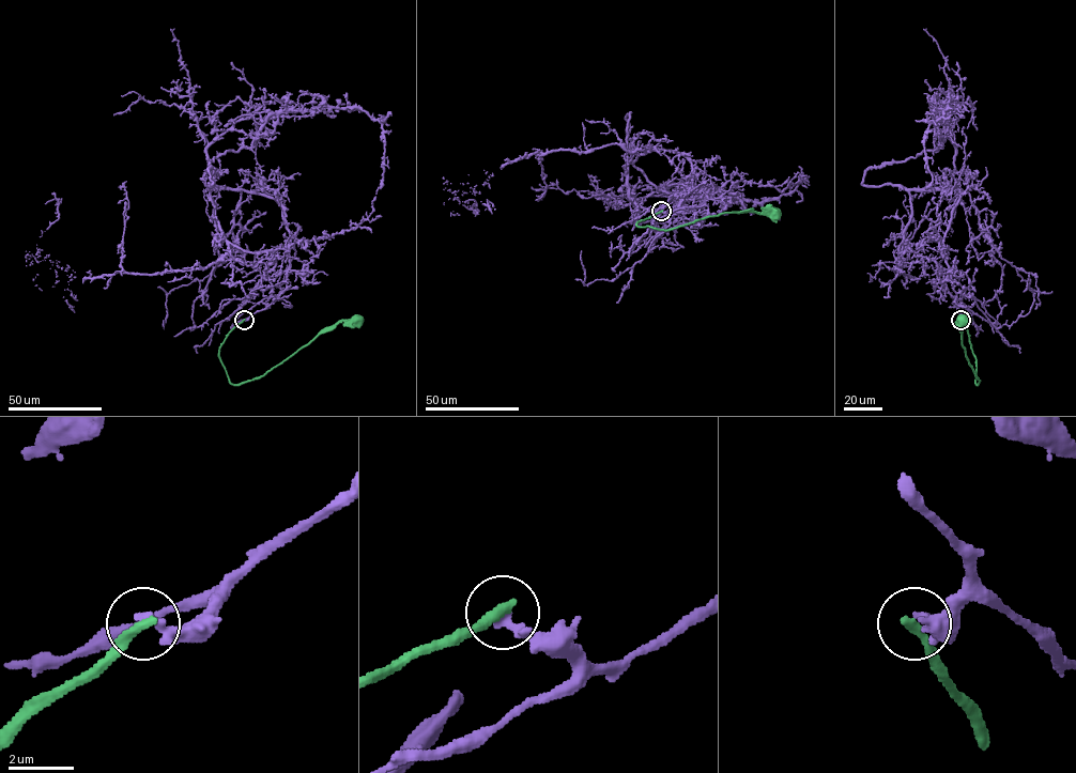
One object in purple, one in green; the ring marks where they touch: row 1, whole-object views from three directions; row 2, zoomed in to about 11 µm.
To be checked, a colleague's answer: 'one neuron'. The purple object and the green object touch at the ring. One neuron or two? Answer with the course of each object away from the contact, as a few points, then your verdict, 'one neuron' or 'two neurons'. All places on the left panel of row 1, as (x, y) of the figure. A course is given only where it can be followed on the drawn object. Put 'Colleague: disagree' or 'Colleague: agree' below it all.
purple via (244, 319), (286, 288), (274, 199), (210, 190), (227, 250), (203, 268), (82, 279), (35, 259), (45, 203) | green via (244, 320), (229, 334), (219, 350), (229, 382), (234, 384), (259, 379), (327, 327), (342, 321), (357, 322) | two neurons
Colleague: disagree

